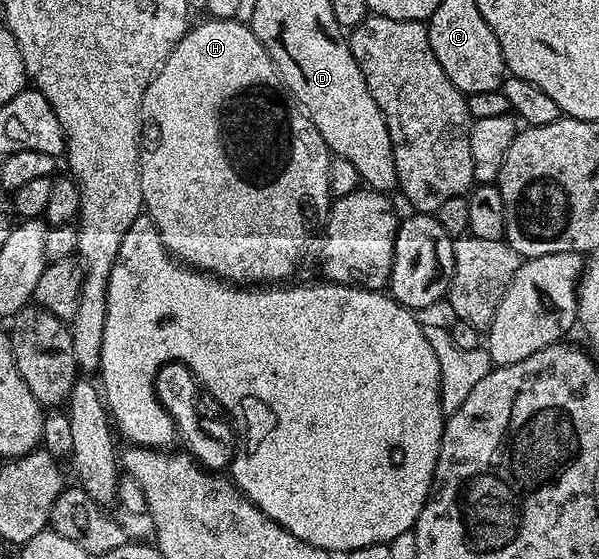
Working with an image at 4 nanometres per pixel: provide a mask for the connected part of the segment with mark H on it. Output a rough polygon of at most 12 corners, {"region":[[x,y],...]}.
{"region":[[193,25],[140,105],[171,257],[284,284],[330,153],[251,25]]}

